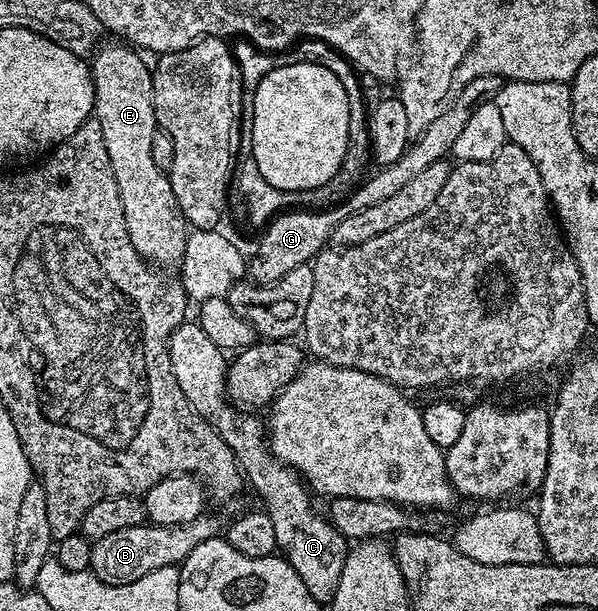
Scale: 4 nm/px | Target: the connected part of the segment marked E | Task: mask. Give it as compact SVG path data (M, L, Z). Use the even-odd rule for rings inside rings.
M119 40L111 41L115 42L109 43L108 46L100 45L89 62L95 89L93 116L101 124L105 152L109 152L109 164L113 164L113 172L117 176L117 192L121 192L125 228L129 228L129 240L133 240L133 248L137 248L137 252L149 264L154 264L159 268L167 268L163 266L175 268L185 256L185 240L189 227L181 212L181 204L177 204L177 196L173 196L173 184L168 171L157 168L157 164L153 160L153 136L157 123L153 108L152 67L148 63L147 66L143 63L144 55L138 49Z

